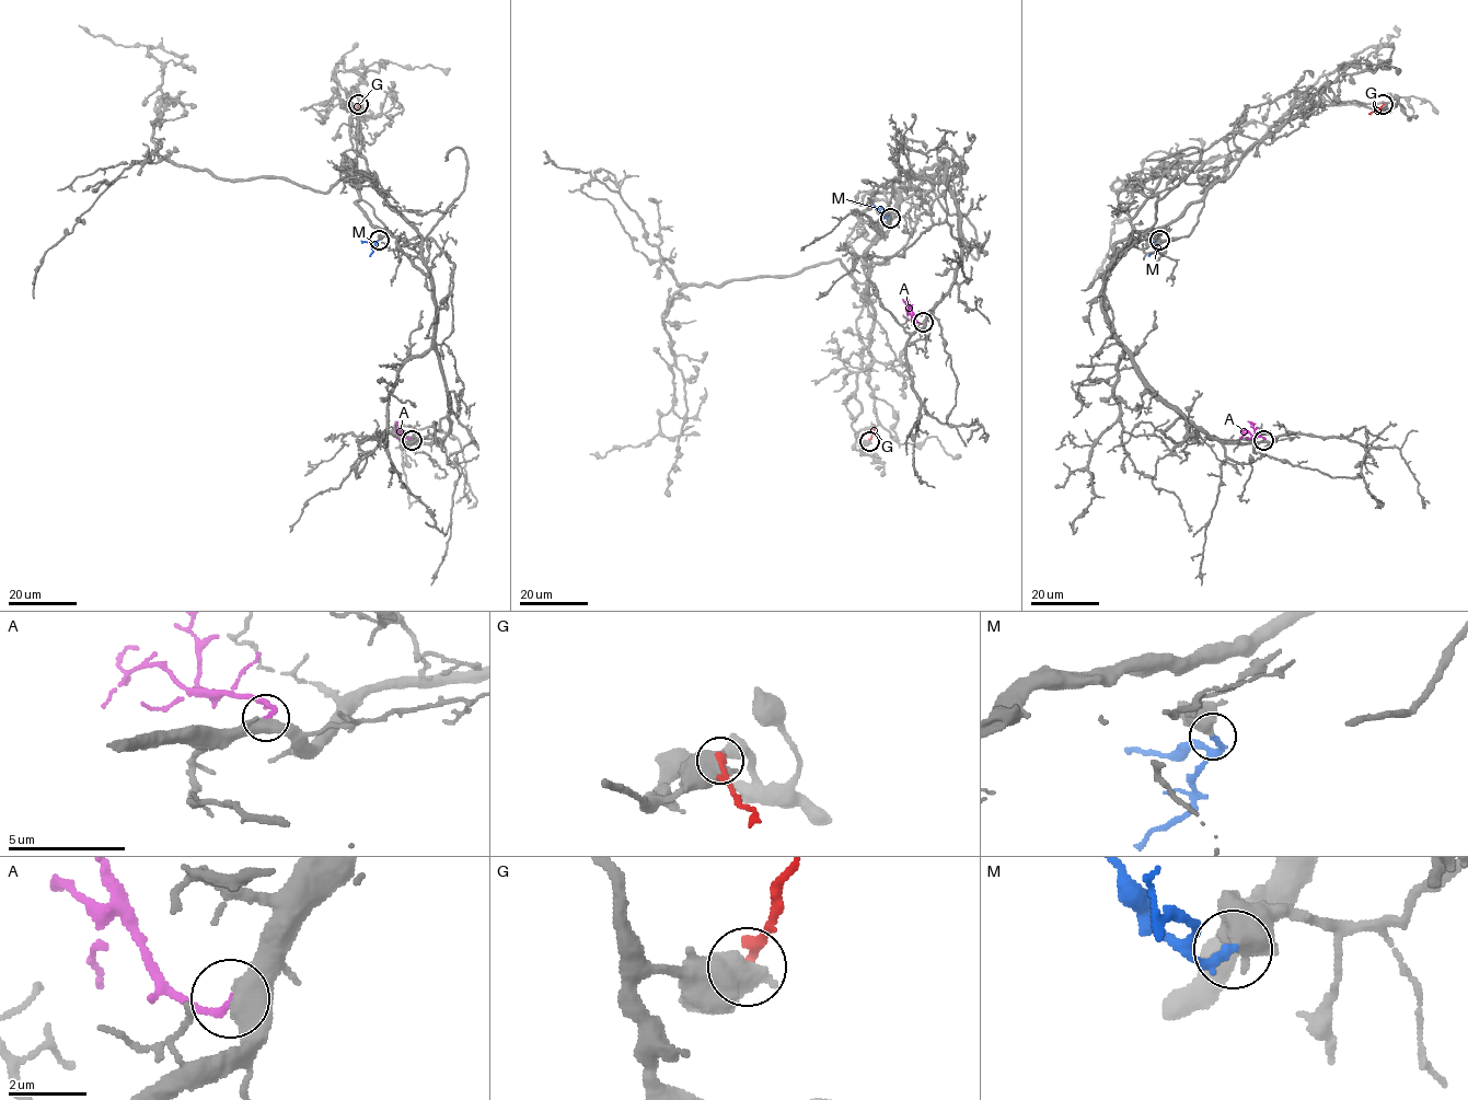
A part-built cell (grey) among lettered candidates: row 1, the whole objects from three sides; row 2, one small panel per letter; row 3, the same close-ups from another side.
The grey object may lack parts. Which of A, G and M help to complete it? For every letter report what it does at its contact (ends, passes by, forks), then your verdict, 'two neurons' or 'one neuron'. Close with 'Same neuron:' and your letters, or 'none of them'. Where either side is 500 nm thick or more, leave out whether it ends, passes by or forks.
A: one neuron
G: two neurons
M: one neuron
Same neuron: A, M

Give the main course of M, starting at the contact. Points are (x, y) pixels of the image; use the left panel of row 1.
M: (379, 240), (369, 255)

